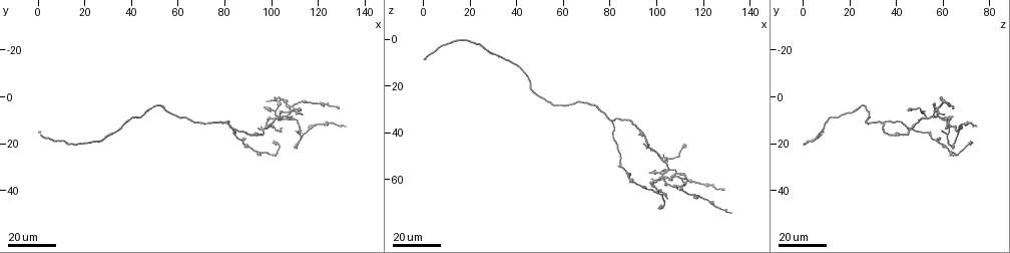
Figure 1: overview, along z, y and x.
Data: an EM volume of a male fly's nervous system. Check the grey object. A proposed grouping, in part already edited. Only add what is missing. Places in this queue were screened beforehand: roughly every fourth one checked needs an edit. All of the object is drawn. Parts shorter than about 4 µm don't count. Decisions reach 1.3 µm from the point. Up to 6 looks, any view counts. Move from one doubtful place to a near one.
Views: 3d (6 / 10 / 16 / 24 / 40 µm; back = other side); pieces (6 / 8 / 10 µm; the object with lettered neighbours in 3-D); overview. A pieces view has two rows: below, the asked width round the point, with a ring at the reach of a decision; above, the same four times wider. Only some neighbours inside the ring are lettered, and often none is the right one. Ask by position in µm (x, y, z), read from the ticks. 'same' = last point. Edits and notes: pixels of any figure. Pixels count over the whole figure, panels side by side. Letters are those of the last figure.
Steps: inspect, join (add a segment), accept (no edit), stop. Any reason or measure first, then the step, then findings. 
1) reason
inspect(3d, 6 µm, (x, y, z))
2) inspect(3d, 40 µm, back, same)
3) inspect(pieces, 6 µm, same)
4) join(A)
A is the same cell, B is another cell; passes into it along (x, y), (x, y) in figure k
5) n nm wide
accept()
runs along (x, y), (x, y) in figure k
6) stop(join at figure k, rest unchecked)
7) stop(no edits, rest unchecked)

thick end
inspect(3d, 16 µm, (0, 15, 9))

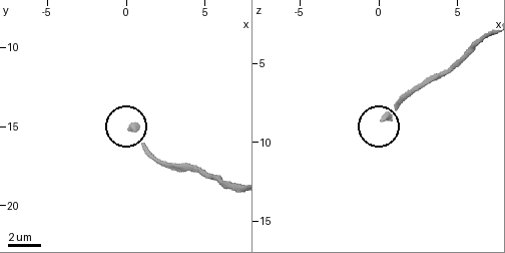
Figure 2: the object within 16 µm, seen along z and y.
inspect(pieces, 8 µm, (0.1, 15.0, 8.5))

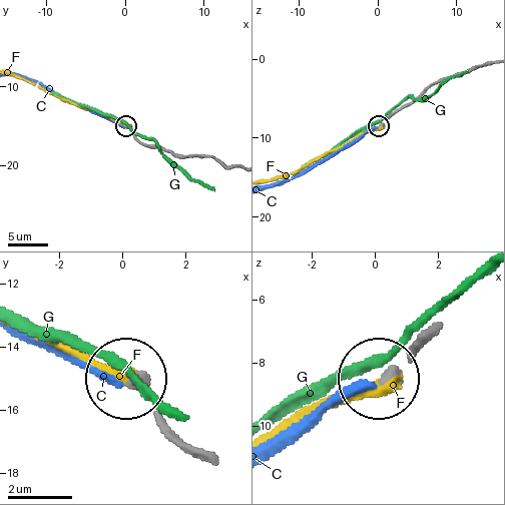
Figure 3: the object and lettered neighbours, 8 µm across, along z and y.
join(F)
F is the same cell, C and G are other cells; the neuron continues

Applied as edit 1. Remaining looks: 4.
branch stops here
inspect(3d, 16 µm, (103, 2, 57))

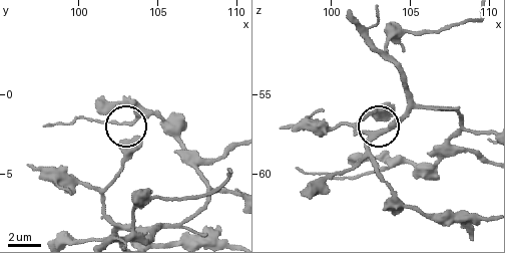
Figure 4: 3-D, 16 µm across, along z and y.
inspect(pieces, 6 µm, (103.8, 2.8, 56.3))

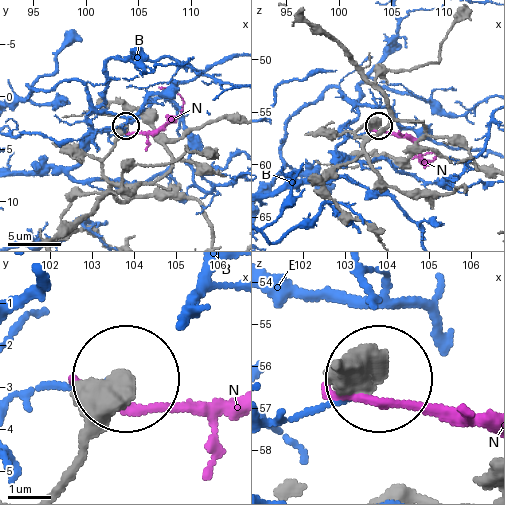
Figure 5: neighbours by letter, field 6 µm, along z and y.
550 nm wide
accept()
B and N are other cells; runs along (63, 481), (81, 417), (117, 377) in figure 5; none of them fits

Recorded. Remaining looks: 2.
an open end
inspect(3d, 24 µm, (112, 14, 60))

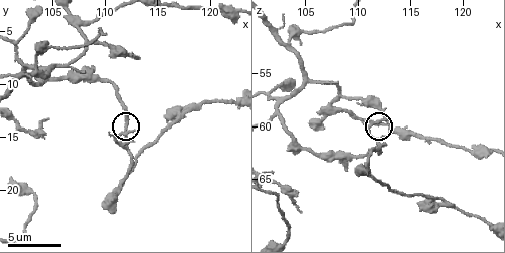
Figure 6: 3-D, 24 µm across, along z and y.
inspect(pieces, 6 µm, (112.6, 14.4, 59.4))

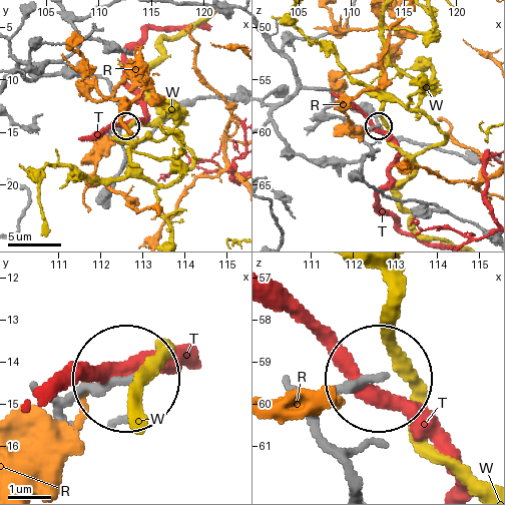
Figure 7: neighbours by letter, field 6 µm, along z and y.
accept()
R, T and W are other cells; none of them fits

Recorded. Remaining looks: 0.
stop(join at figure 3, rest unchecked)

